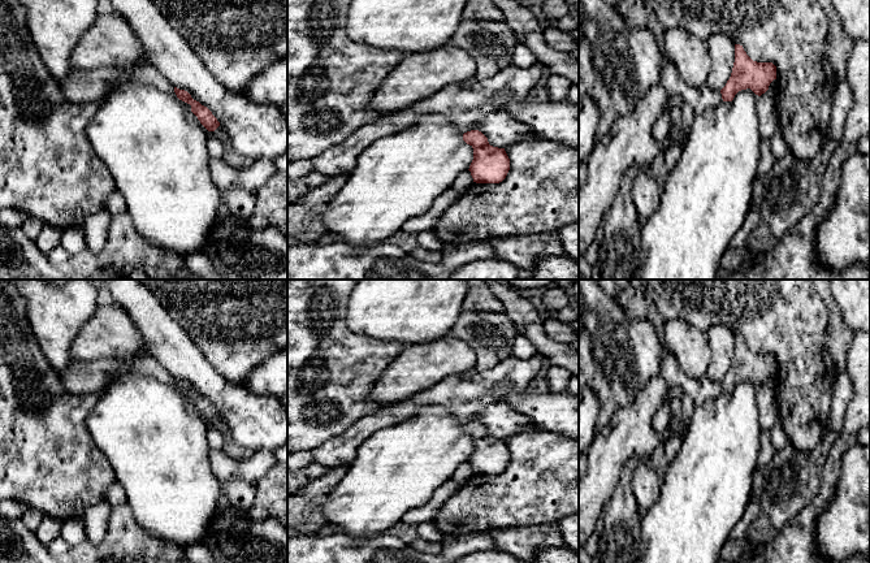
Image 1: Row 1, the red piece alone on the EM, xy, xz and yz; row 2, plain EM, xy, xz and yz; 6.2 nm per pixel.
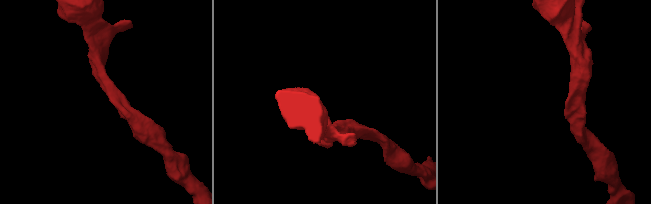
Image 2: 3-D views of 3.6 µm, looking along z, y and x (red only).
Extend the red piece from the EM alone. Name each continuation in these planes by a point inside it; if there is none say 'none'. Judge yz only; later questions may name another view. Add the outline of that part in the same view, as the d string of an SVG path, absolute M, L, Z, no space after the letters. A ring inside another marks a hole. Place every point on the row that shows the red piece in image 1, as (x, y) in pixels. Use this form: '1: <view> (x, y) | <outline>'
1: yz (698, 99) | M670 62L663 66L661 85L670 96L688 104L694 116L704 113L707 108L717 108L722 101L720 91L702 87L691 87L680 77L676 66Z

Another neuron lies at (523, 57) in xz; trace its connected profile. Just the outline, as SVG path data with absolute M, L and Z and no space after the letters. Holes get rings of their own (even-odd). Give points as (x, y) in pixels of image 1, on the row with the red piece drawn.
M516 42L512 53L512 64L519 68L528 68L537 62L537 57L523 43Z

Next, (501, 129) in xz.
M502 109L486 114L477 122L475 130L481 131L489 144L498 148L506 148L524 137L536 134L529 126Z

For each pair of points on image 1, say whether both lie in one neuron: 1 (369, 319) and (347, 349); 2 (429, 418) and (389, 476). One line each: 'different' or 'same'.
1: different
2: same

